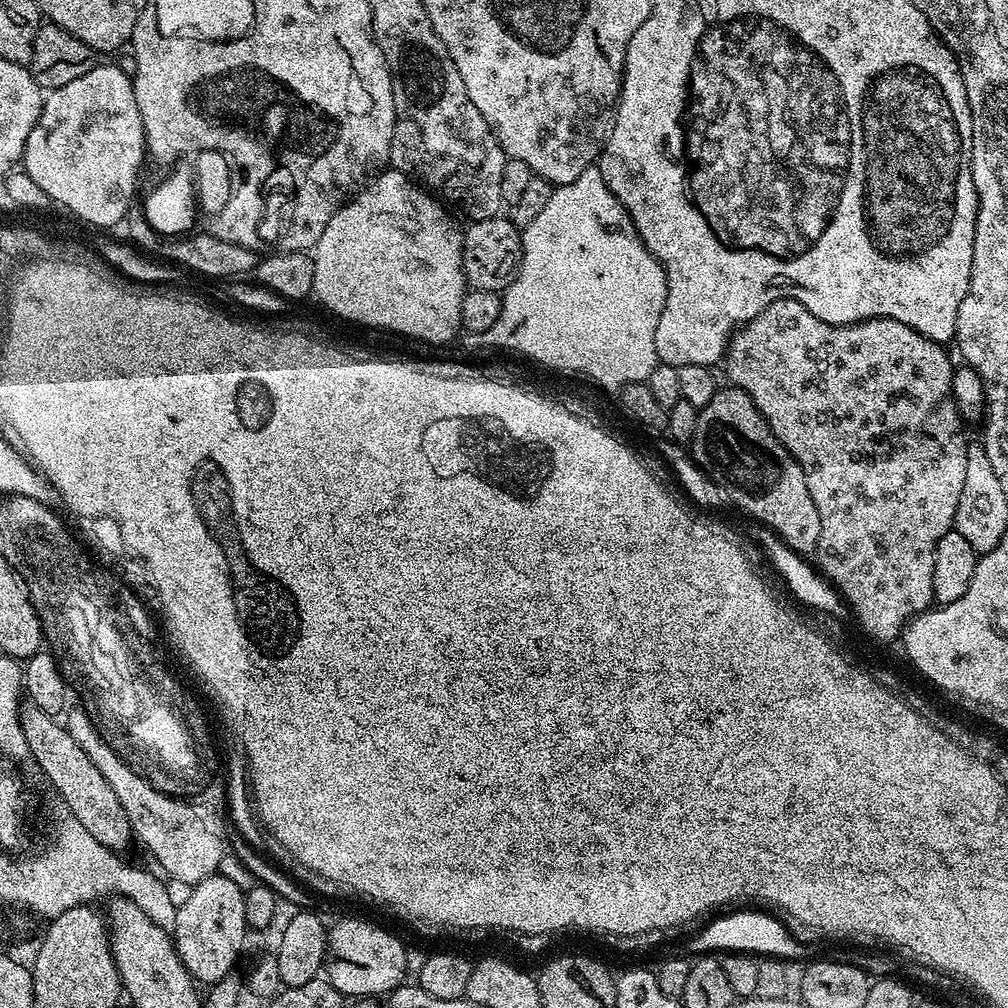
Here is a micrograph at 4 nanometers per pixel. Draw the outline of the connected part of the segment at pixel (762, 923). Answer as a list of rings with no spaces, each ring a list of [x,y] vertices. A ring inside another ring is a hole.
[[[741,908],[712,921],[704,927],[688,944],[693,955],[717,952],[747,952],[749,955],[783,959],[788,962],[806,957],[811,947],[795,938],[777,917],[756,908]]]

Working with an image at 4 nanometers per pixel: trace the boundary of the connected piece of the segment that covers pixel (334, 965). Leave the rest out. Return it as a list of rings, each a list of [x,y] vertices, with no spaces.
[[[340,920],[326,932],[326,959],[322,969],[329,984],[345,998],[384,998],[405,983],[404,971],[408,968],[408,956],[404,944],[392,932],[371,924],[368,920]]]

